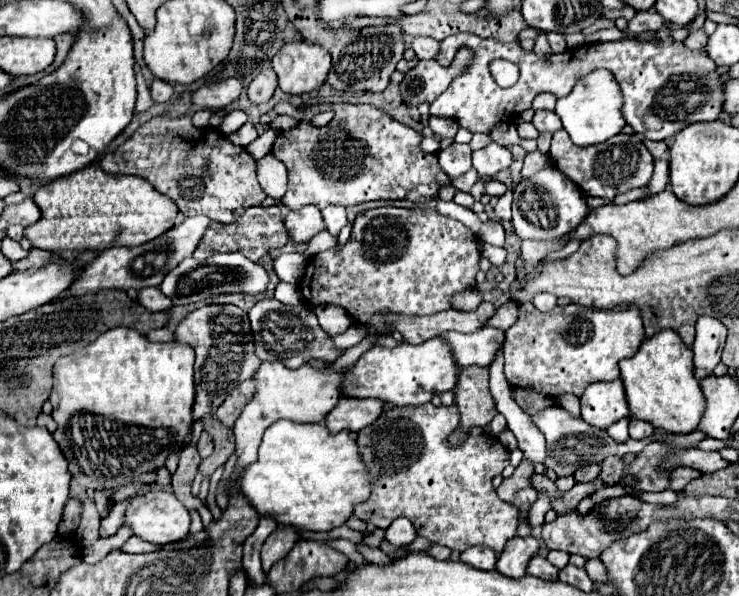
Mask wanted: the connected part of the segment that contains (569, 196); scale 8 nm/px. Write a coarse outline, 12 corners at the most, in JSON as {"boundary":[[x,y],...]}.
{"boundary":[[556,166],[514,186],[522,240],[556,240],[588,214]]}

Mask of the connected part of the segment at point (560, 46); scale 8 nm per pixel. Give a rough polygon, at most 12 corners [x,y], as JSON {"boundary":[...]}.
{"boundary":[[548,32],[552,52],[566,52],[564,36]]}

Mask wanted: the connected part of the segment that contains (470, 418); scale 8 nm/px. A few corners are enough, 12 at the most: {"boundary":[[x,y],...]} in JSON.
{"boundary":[[462,368],[454,394],[462,422],[458,444],[468,428],[498,414],[488,368]]}

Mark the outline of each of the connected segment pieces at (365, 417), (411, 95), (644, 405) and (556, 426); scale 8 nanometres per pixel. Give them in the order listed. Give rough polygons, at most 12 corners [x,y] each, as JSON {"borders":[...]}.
{"borders":[[[342,398],[326,416],[330,432],[358,432],[380,418],[384,402]],[[420,60],[400,82],[406,106],[438,98],[454,76]],[[676,332],[620,362],[632,418],[690,434],[706,410]],[[562,406],[534,414],[546,460],[570,476],[608,456],[642,452],[658,438],[618,444]]]}

